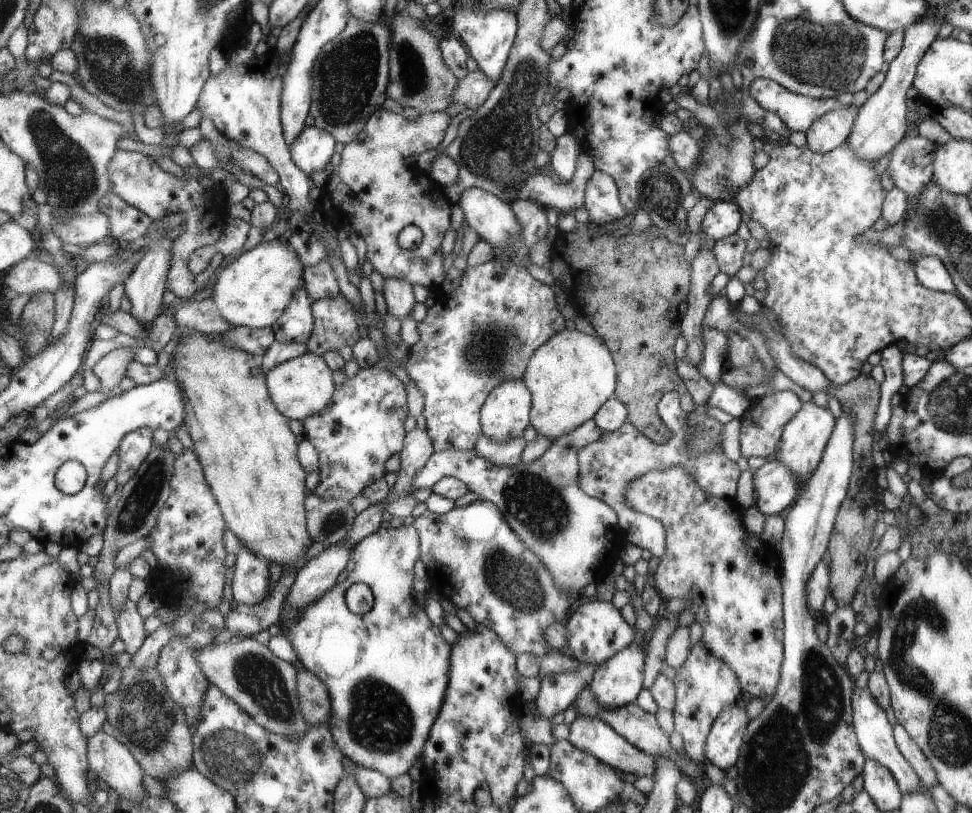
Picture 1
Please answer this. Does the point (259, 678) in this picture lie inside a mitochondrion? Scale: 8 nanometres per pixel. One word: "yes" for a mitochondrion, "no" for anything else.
yes

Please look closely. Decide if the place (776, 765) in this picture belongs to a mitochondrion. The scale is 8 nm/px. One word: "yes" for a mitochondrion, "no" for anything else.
yes

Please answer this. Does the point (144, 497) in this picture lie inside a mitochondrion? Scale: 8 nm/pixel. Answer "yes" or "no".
yes

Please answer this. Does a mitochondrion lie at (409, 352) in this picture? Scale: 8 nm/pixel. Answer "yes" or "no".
no

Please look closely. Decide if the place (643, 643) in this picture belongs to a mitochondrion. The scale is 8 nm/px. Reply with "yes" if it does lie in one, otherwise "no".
no

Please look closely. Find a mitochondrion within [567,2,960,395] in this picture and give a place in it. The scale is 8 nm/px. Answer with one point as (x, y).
(832, 56)

